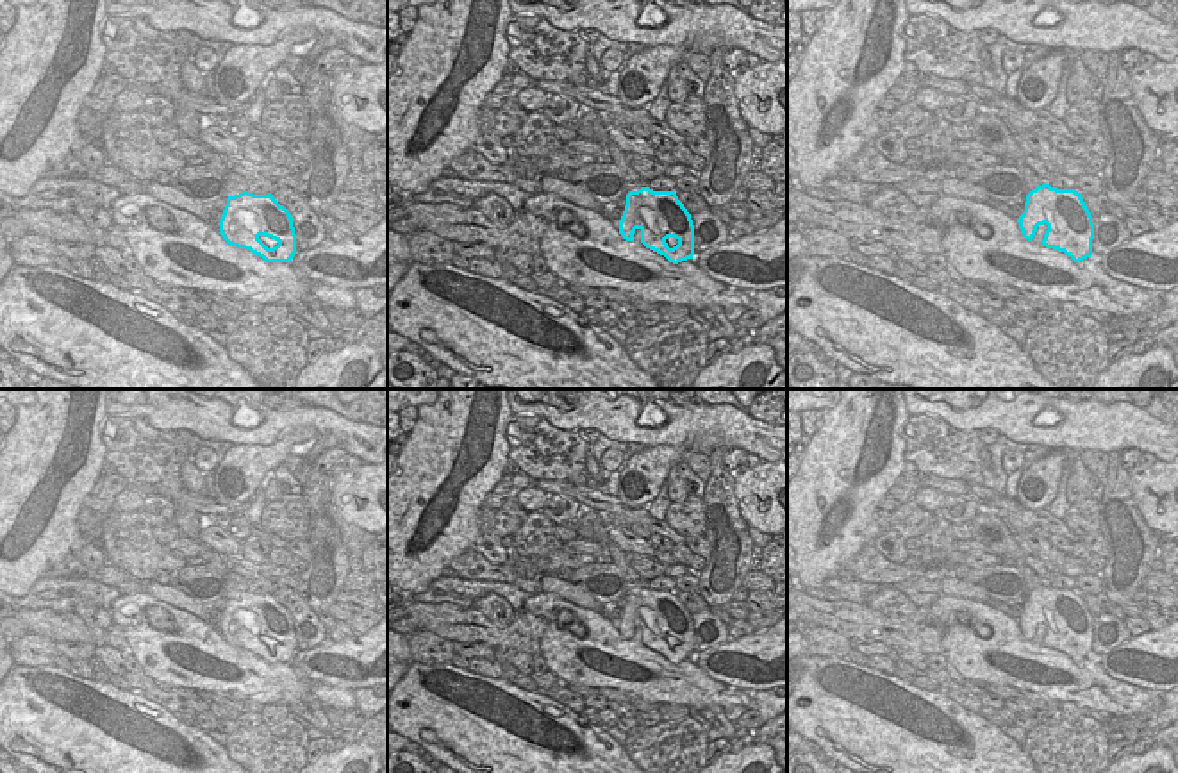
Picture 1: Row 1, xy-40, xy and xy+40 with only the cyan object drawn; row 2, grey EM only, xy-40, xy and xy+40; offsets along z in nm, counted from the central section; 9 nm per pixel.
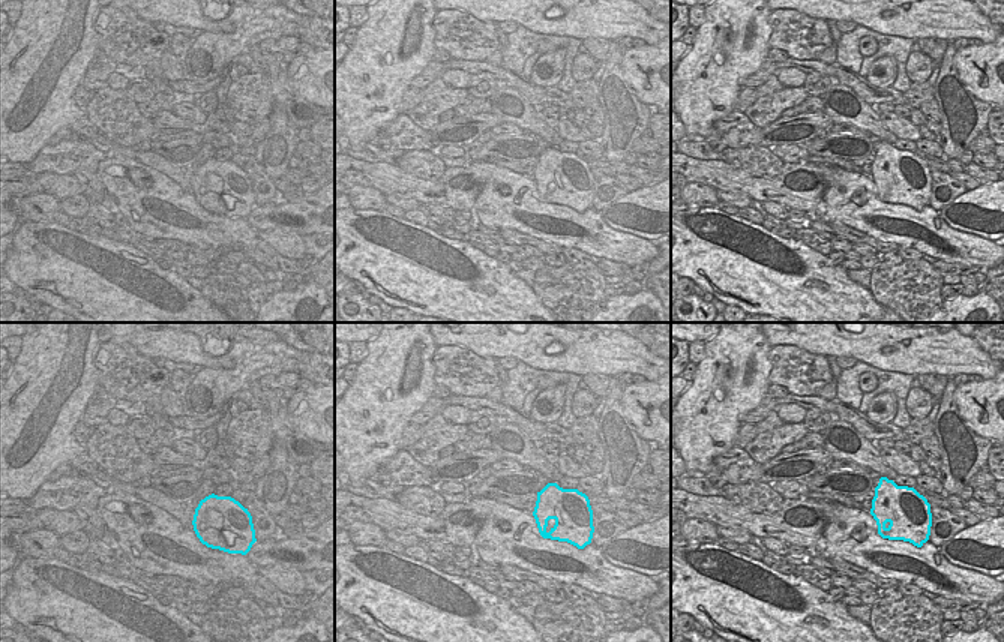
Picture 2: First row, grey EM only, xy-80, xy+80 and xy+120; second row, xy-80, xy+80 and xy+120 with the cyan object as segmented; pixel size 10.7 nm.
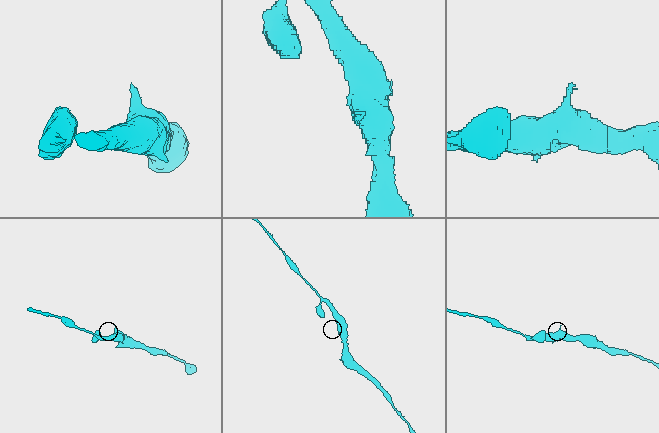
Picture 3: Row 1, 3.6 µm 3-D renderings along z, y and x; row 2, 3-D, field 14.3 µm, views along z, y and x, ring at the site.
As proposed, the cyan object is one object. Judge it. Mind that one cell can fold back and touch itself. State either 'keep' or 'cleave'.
keep

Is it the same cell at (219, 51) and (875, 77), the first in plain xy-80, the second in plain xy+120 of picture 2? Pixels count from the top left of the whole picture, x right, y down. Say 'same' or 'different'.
same

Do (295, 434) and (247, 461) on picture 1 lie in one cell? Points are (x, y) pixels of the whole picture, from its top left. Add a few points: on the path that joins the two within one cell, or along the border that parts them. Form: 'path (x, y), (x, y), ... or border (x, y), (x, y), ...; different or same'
path (282, 445), (270, 457), (259, 459); same

